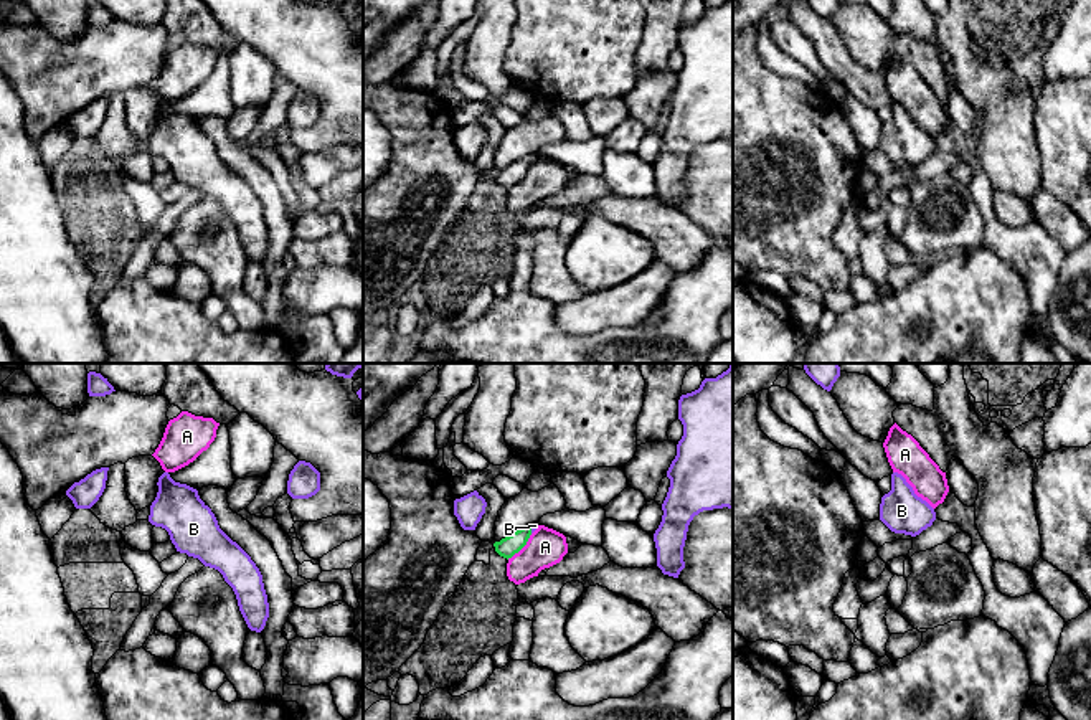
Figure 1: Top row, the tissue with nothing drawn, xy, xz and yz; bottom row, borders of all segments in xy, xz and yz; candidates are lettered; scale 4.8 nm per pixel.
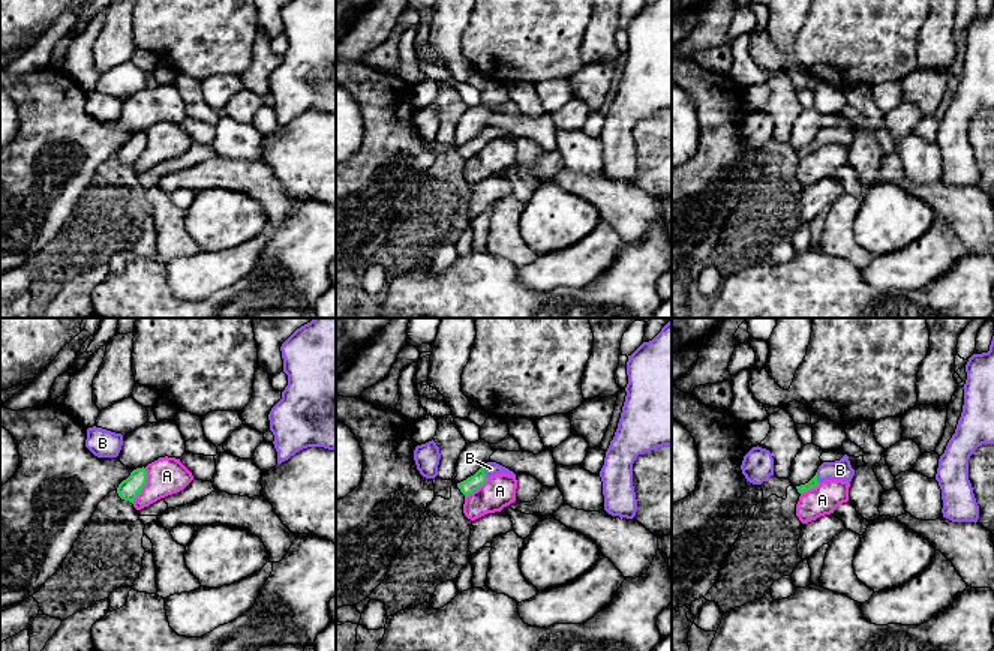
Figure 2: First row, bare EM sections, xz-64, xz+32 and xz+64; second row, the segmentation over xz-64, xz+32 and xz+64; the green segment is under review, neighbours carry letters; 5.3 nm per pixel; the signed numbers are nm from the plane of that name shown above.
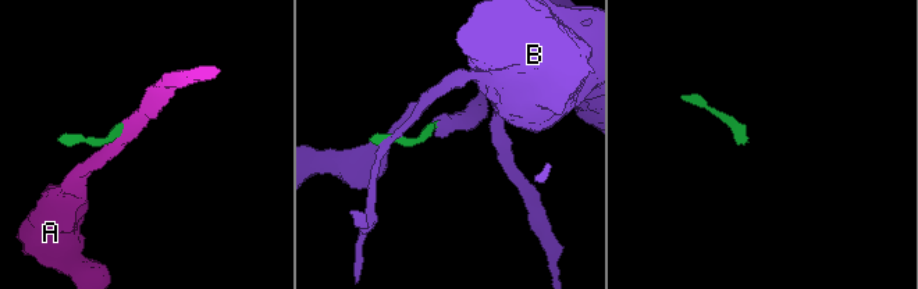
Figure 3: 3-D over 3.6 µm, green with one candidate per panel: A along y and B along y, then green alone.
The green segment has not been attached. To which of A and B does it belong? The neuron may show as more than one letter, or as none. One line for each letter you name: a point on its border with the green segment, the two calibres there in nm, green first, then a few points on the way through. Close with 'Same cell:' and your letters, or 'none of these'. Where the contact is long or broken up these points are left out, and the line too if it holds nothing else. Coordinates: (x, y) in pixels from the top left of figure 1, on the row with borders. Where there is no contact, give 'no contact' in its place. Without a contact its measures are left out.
B: meets green in xz at (530, 529); 100 nm thick on the green side, 30 nm on the other
Same cell: B

